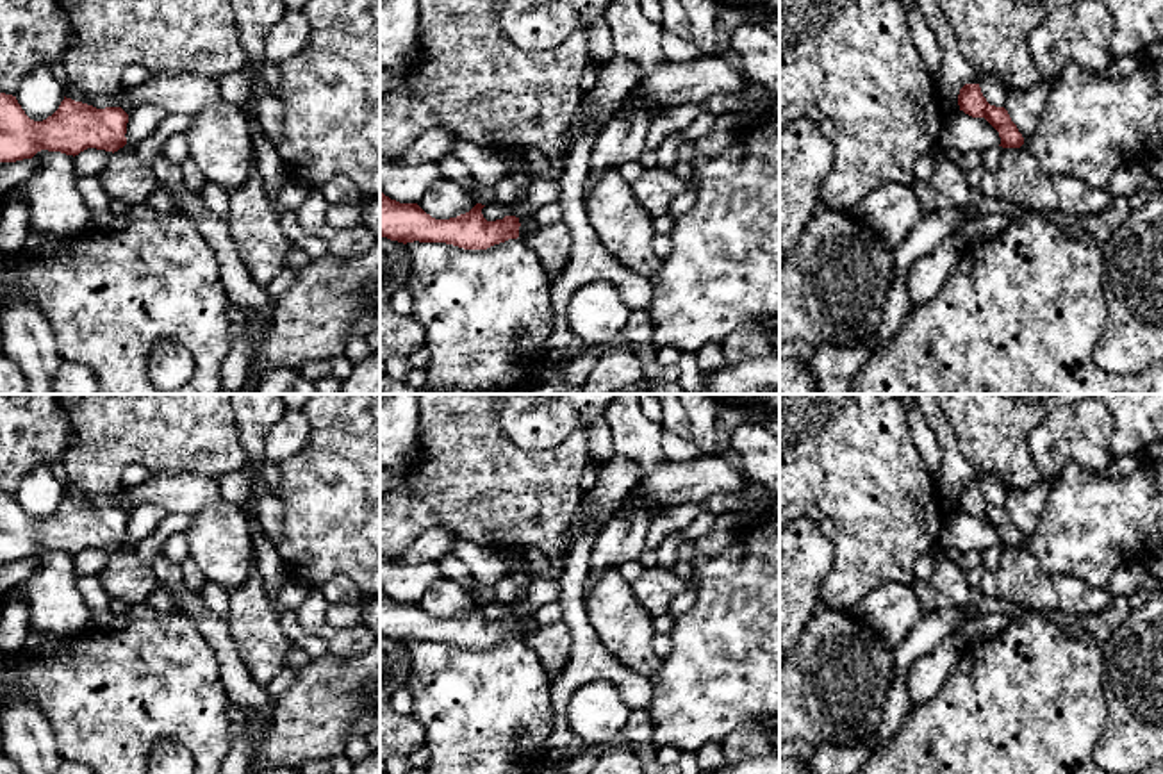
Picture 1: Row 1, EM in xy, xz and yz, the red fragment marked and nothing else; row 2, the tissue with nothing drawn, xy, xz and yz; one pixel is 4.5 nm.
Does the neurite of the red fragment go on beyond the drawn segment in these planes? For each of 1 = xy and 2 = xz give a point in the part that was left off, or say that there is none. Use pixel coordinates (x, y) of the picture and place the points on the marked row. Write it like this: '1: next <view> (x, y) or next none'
1: next none
2: next none

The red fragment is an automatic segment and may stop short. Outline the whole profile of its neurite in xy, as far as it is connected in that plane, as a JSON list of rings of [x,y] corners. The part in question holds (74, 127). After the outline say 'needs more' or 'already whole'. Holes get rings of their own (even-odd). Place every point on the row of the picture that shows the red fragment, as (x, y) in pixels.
[[[0,93],[0,162],[32,159],[37,152],[78,155],[87,148],[118,152],[127,144],[128,114],[66,98],[43,121],[30,119],[16,96]]]; already whole

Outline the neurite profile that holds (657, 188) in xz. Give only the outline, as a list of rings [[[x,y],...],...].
[[[655,166],[644,169],[631,189],[640,207],[656,219],[667,214],[672,200],[685,191],[685,175],[683,171]]]

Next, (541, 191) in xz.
[[[533,178],[524,203],[489,203],[482,209],[482,214],[487,221],[503,219],[505,216],[526,218],[532,210],[537,210],[546,203],[558,203],[560,194],[560,182]]]

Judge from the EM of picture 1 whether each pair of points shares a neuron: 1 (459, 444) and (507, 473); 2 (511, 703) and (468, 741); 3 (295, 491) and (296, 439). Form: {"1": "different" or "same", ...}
{"1": "same", "2": "same", "3": "different"}

